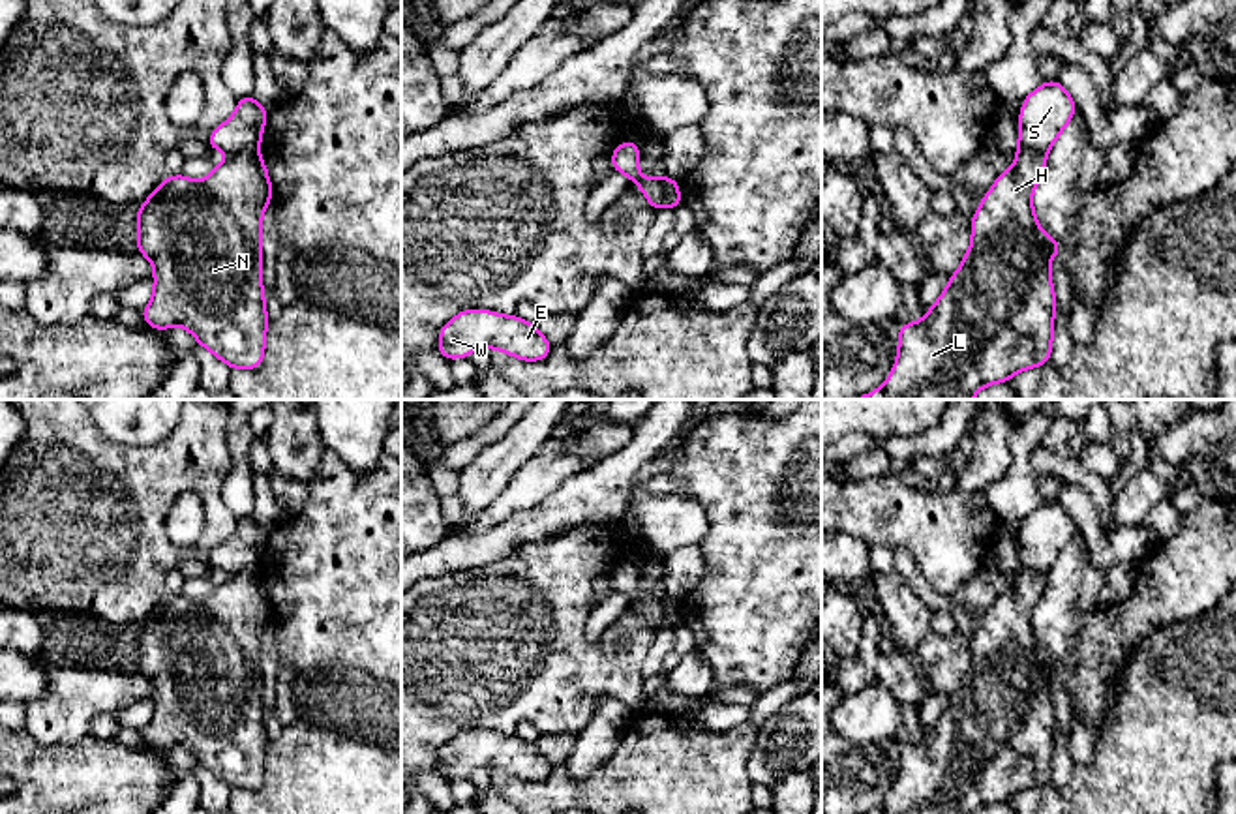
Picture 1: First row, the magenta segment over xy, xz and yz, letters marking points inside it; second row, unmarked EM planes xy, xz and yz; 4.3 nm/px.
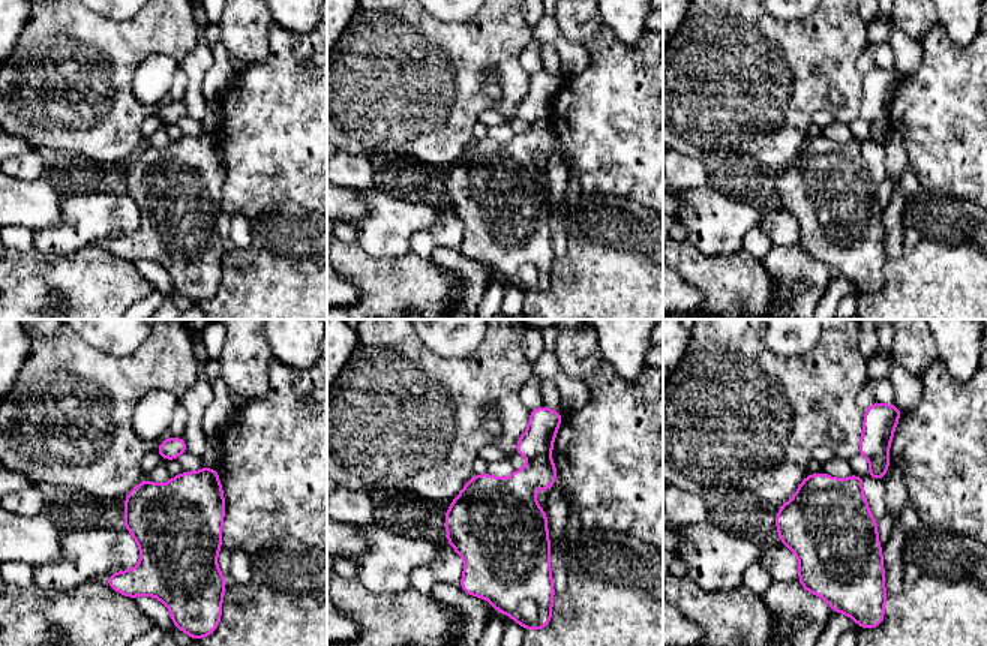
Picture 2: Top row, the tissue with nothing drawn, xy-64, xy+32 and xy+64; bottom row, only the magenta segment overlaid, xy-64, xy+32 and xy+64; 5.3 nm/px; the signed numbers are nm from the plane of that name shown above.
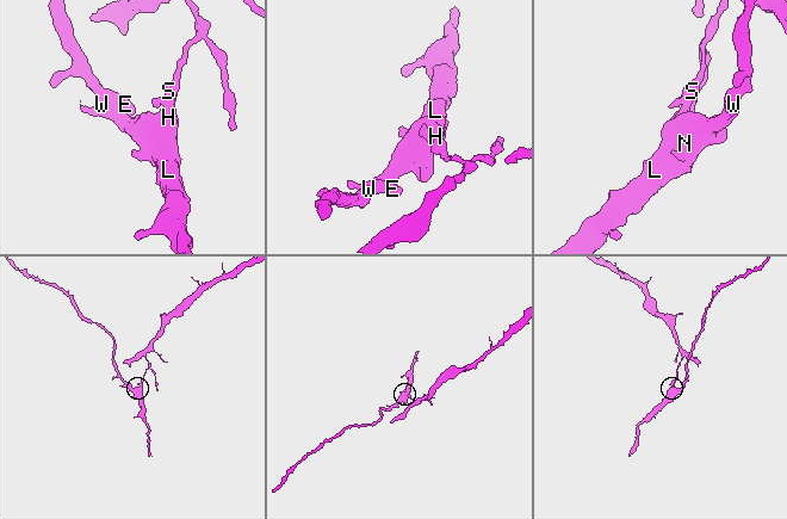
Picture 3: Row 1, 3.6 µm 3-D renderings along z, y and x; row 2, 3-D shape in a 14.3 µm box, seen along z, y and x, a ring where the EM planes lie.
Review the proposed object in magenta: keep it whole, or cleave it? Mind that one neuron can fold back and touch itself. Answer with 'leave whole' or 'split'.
split

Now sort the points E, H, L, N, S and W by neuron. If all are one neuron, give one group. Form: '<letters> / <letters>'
E H L N W / S

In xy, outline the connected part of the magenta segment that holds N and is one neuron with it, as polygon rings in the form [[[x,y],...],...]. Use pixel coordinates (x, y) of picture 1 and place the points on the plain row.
[[[244,568],[219,583],[201,602],[186,595],[167,596],[137,628],[137,671],[154,686],[154,715],[141,730],[144,743],[156,750],[174,745],[191,752],[197,763],[223,780],[231,790],[257,790],[264,780],[266,726],[261,701],[263,668],[261,643],[274,610],[259,568]]]

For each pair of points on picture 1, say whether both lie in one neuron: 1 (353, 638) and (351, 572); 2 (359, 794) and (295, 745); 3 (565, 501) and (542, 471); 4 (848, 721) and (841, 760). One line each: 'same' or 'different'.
1: same
2: same
3: different
4: different

